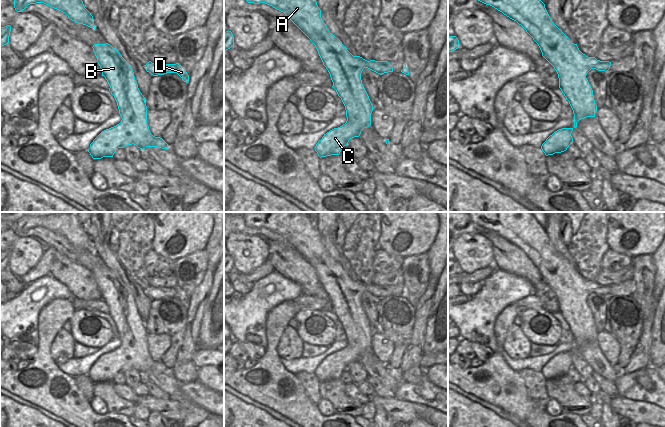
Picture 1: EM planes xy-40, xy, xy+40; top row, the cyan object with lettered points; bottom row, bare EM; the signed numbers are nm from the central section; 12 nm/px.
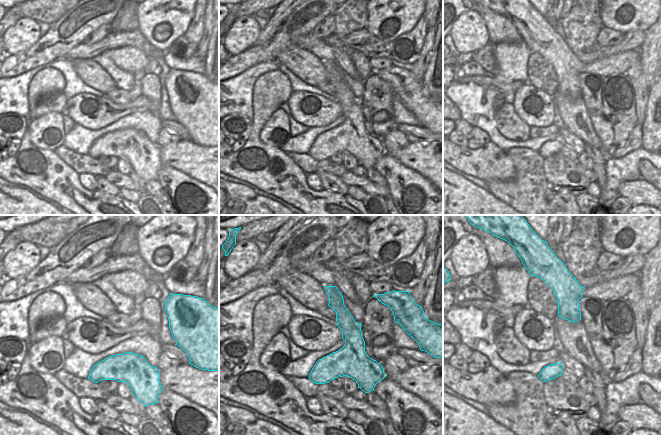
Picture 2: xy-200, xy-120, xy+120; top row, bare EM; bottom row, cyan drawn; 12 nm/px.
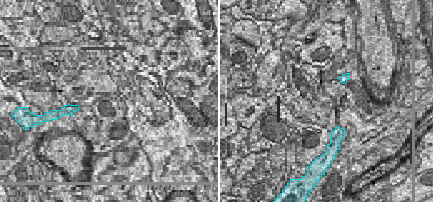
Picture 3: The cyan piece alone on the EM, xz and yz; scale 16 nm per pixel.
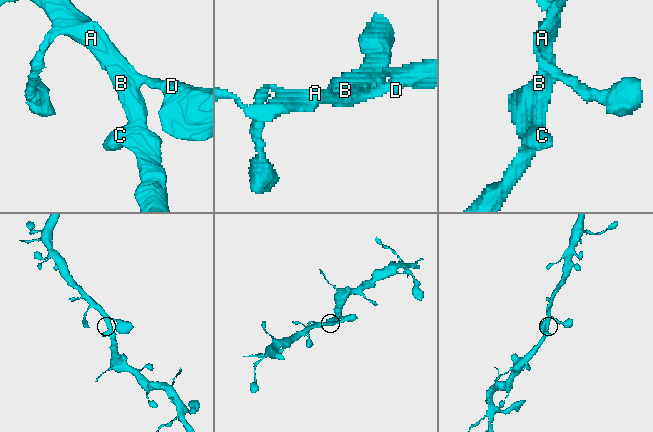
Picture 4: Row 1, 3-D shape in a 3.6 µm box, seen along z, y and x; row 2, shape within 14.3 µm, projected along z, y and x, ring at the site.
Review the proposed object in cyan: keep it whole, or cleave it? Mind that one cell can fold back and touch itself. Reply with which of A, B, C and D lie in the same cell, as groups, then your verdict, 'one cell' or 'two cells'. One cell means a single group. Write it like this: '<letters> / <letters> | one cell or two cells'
A B C D | one cell

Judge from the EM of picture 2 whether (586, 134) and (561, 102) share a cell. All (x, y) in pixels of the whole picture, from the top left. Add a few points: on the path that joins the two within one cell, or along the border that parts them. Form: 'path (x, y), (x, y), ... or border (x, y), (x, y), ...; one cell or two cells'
path (579, 126), (575, 116), (569, 110); one cell

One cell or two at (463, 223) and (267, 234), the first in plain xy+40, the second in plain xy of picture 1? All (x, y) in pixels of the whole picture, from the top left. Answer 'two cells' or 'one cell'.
one cell

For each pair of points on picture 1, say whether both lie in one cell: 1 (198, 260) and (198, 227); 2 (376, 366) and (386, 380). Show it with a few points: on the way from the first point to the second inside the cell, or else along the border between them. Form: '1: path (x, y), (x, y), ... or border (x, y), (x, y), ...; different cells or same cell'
1: border (204, 248), (176, 260); different cells
2: path (377, 369), (385, 377); same cell

